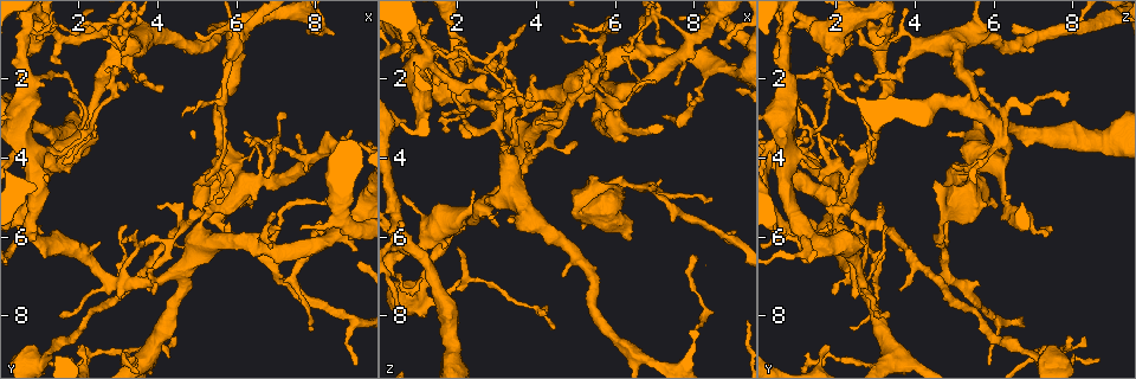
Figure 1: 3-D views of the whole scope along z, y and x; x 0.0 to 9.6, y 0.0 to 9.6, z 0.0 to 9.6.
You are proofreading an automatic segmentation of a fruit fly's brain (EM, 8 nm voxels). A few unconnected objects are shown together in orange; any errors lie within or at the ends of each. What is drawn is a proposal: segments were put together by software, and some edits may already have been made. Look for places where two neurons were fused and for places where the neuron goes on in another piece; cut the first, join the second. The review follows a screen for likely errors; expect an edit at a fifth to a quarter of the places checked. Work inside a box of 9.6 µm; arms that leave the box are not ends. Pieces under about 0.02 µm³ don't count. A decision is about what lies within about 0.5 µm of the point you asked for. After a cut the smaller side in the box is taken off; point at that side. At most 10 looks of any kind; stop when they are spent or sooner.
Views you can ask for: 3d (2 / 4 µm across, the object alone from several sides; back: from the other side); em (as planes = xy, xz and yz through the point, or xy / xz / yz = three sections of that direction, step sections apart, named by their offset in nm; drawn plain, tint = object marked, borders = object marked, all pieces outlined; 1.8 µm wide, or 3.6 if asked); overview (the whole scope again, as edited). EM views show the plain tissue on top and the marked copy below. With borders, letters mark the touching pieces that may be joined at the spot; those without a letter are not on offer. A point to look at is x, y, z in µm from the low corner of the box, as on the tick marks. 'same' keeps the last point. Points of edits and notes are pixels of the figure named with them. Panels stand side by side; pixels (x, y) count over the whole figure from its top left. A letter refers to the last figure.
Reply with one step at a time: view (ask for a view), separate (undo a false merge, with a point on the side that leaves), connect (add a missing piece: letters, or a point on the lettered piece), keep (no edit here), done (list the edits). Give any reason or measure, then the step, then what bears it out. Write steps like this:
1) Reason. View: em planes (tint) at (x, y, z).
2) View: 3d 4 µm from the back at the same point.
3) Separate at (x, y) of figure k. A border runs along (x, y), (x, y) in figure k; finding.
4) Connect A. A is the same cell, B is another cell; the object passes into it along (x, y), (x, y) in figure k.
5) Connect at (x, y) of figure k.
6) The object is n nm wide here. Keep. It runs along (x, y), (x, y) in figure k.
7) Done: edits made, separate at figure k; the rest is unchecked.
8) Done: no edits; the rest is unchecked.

Side arm on a straight run. View: 3d 2 µm at (0.80, 3.95, 0.70).

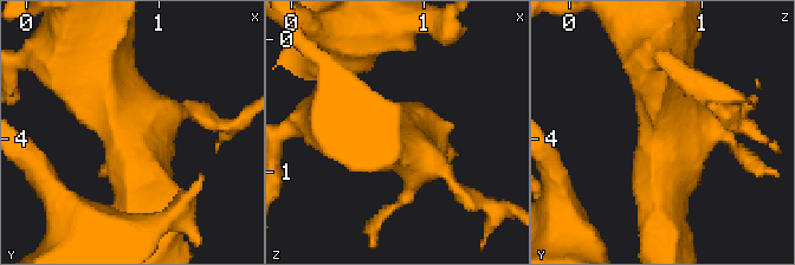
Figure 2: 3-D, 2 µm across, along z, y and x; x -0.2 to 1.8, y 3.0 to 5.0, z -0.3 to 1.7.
Now the EM. View: em planes (borders) at (0.78, 3.90, 0.74).

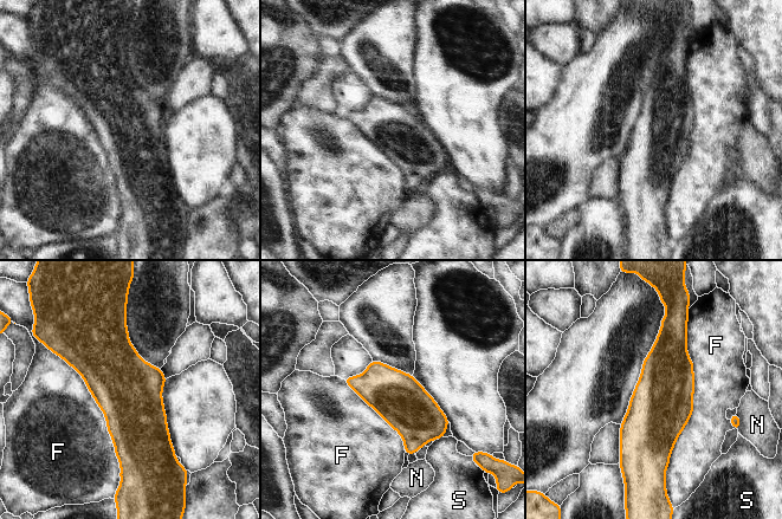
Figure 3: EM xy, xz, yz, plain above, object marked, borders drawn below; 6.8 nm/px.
Keep. F, N and S are other cells; all the same neuron.

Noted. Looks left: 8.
View: 3d 2 µm at (5.70, 1.95, 0.80).

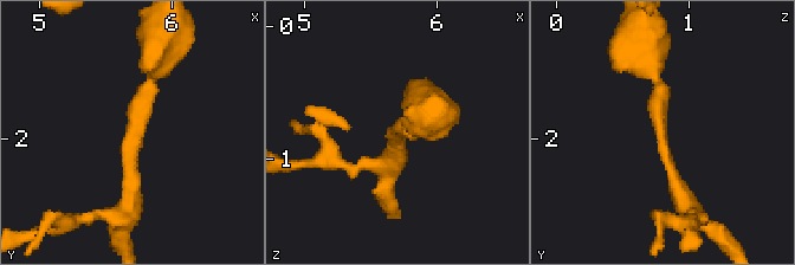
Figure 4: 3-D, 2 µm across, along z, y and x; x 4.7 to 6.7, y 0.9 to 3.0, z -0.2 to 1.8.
Need the tissue. View: em 3.6 µm yz step 16 (tint) at (5.68, 1.98, 0.78).

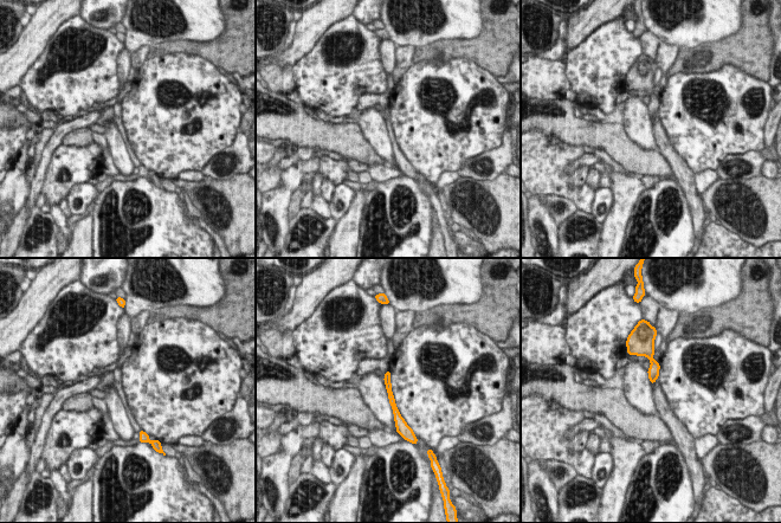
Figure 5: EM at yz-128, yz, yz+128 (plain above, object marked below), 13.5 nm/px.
What lies round it. View: em 3.6 µm yz step 16 (borders) at the same point.

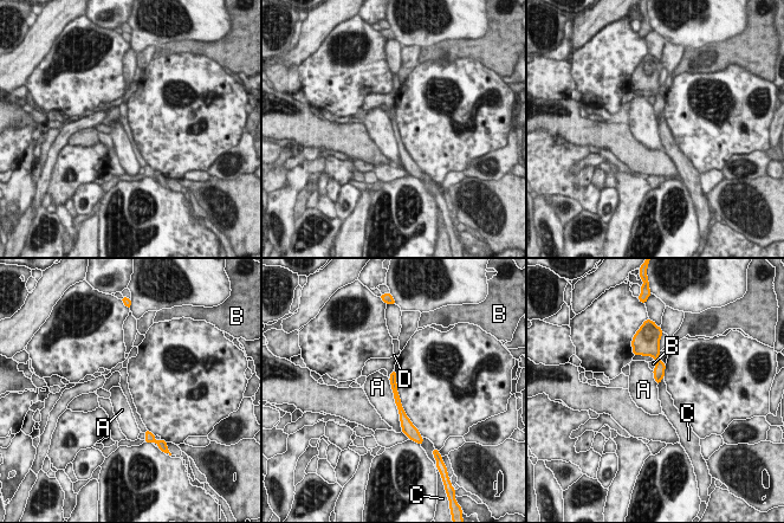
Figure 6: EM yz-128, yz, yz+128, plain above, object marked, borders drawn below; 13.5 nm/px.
The object is 100 nm wide here. Keep. A, B, C and D are other cells; a border runs along (388, 379), (402, 431) in figure 6; continuous, no second neuron.

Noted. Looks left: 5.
End of a long branch. View: em planes (borders) at (2.00, 8.80, 1.90).

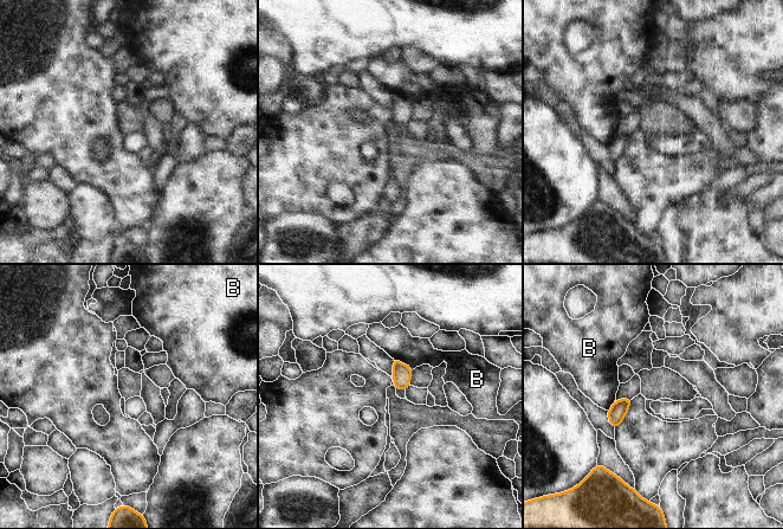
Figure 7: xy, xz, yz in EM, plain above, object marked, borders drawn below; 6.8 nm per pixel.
The longest contact is with B, 160 nm. Keep. B is another cell; no lettered piece goes on from it.

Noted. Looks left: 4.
Sharp bend. View: 3d 4 µm at (2.15, 9.15, 6.85).

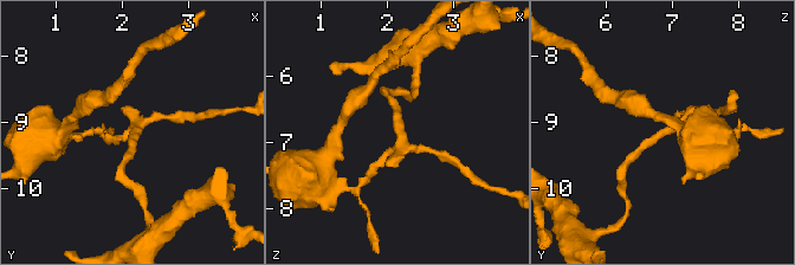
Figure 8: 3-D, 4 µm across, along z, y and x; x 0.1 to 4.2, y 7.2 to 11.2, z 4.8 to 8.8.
Need the tissue. View: em yz step 16 (tint) at (2.20, 9.10, 6.85).

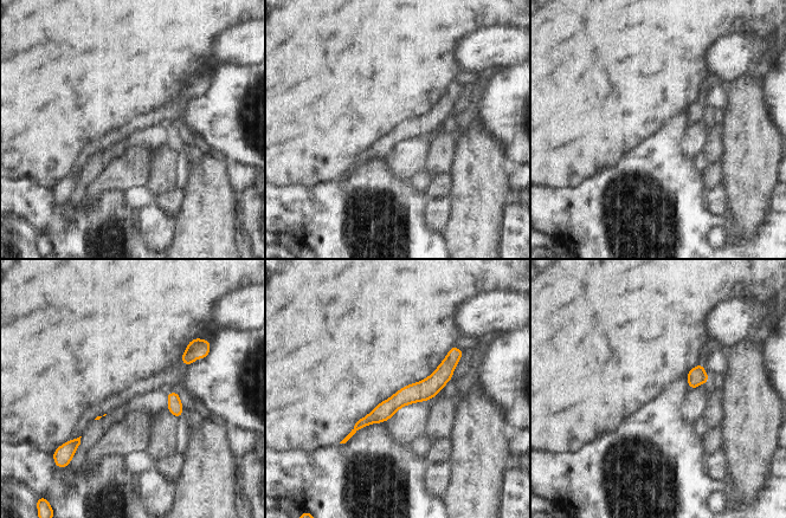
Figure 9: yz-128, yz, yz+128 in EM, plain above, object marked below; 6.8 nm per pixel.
What lies round it. View: em yz step 16 (borders) at the same point.

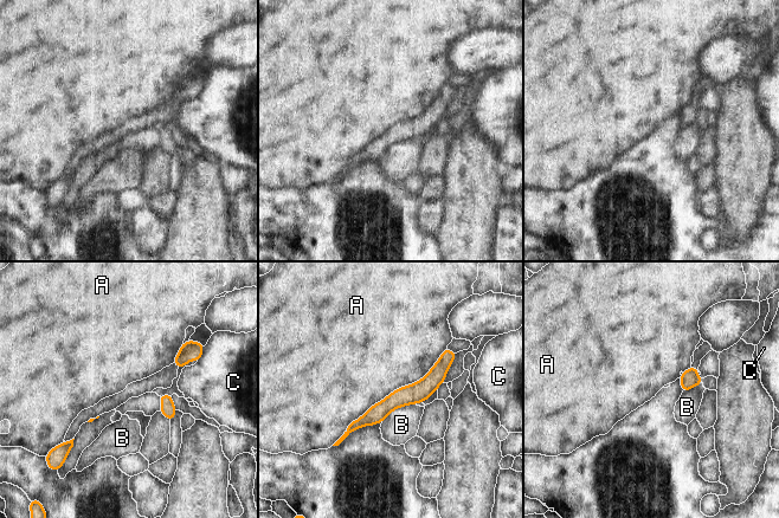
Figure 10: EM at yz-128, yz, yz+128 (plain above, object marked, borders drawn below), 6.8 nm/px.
Keep. A, B and C are other cells; a border runs along (446, 347), (332, 445) in figure 10; one neuron here.

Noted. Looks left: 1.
Done: no edits; the rest is unchecked.

